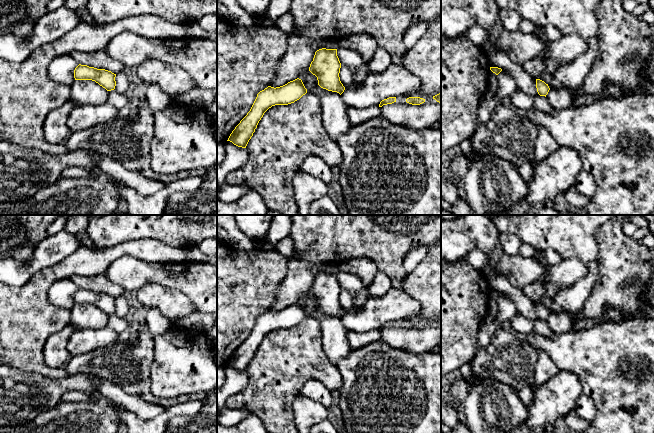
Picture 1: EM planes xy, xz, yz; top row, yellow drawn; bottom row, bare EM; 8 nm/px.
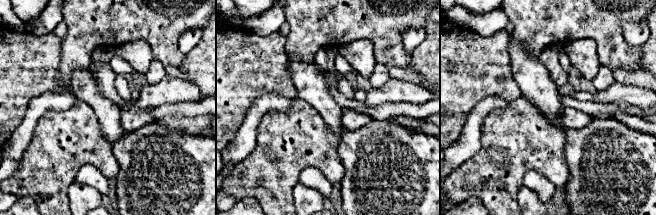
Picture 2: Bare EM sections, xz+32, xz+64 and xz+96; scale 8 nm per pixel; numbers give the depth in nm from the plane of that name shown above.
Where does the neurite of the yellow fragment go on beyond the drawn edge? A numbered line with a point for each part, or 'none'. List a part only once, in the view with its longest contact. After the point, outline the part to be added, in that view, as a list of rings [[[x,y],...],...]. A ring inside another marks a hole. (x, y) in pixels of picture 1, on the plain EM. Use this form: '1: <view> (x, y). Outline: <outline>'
none

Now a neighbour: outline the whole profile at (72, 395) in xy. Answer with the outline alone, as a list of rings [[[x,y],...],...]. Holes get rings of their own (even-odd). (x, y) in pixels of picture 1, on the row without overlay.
[[[69,390],[62,395],[61,401],[81,402],[81,401],[87,401],[87,400],[95,400],[99,396],[100,395],[97,393],[89,393],[89,392],[83,392],[83,391]]]

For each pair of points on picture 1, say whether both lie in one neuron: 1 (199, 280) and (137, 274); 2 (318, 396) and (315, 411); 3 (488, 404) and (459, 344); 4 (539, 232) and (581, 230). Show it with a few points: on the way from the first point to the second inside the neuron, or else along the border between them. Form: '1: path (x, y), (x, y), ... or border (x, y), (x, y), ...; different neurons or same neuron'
1: path (184, 281), (175, 282), (161, 274), (152, 274); same neuron
2: border (300, 394), (318, 401), (327, 409); different neurons
3: border (469, 363), (464, 363), (458, 369); different neurons
4: path (549, 230), (571, 230); same neuron

